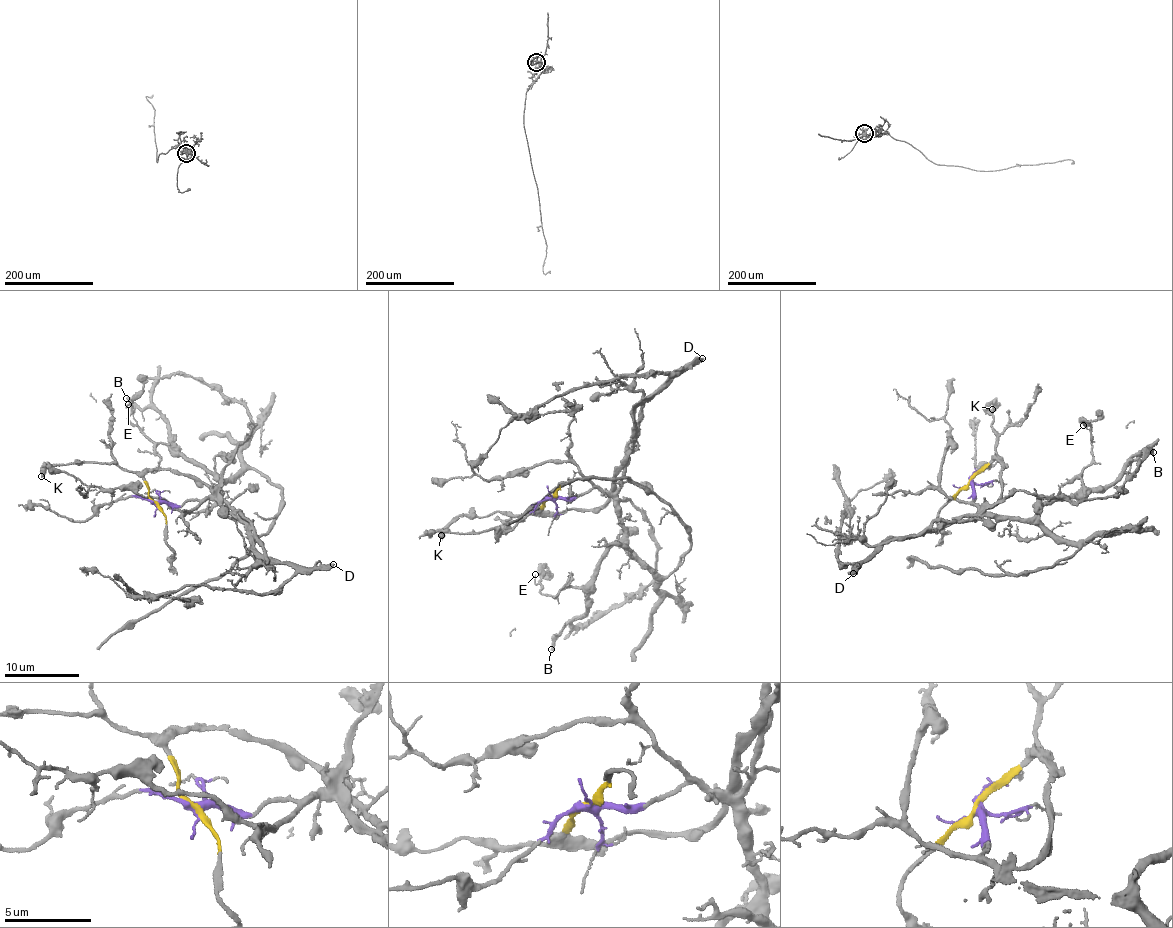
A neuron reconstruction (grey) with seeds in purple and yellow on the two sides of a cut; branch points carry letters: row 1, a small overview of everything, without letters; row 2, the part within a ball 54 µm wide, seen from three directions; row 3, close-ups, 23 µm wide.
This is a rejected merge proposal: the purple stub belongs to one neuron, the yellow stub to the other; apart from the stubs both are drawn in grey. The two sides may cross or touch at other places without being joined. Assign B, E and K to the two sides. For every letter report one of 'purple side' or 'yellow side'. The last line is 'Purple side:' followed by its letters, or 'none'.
B: purple side
E: purple side
K: yellow side
Purple side: B, E

